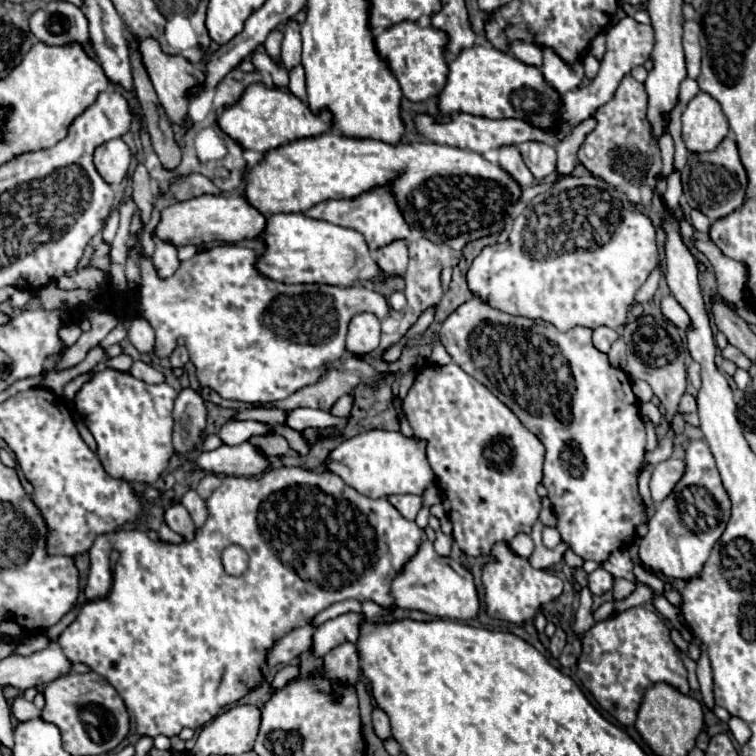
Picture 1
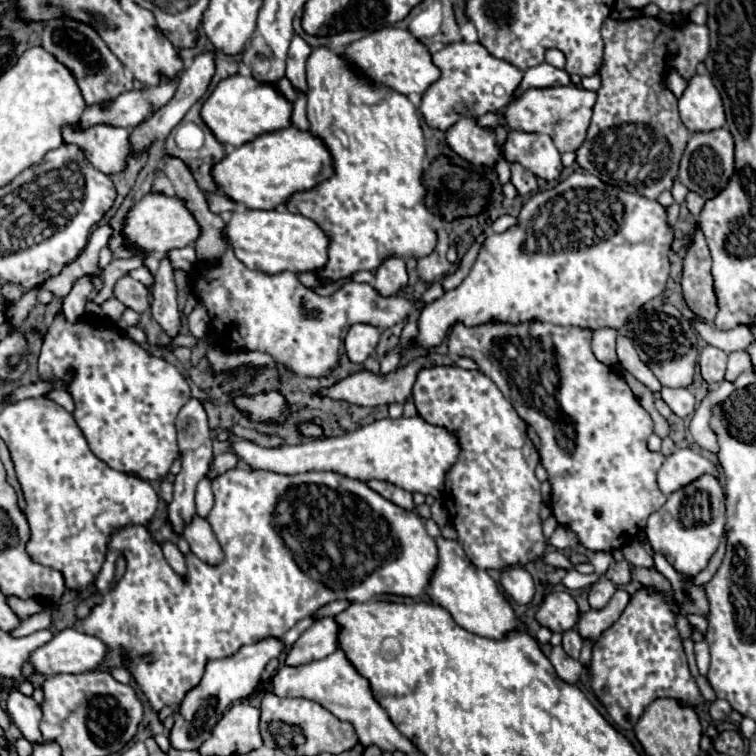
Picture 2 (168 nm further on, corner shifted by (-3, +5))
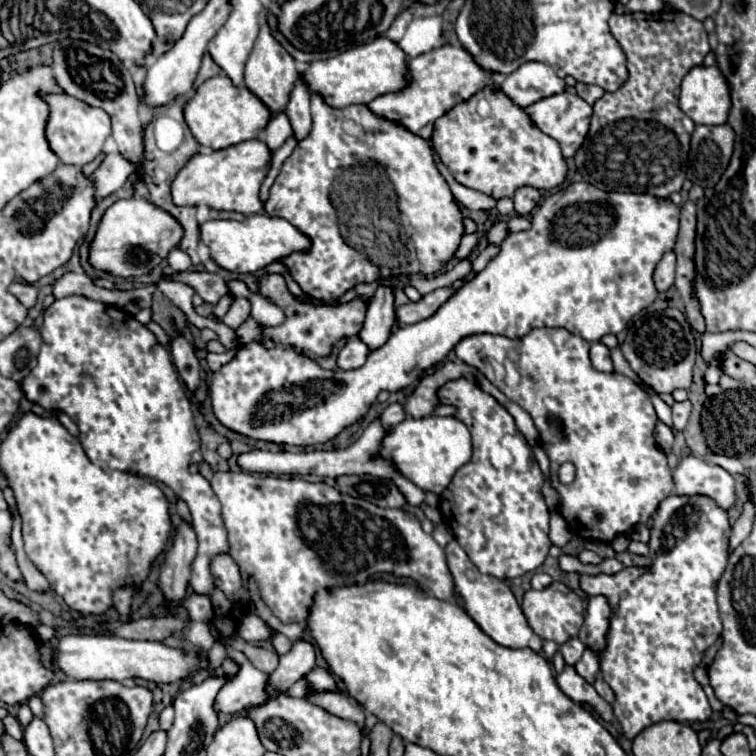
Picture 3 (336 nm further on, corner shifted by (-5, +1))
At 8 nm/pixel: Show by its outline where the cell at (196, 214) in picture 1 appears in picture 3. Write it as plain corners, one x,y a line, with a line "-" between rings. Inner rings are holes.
142,198
118,200
114,202
102,216
96,234
90,242
90,258
88,262
92,268
100,272
108,272
120,278
136,278
144,276
154,270
172,248
178,246
182,238
182,226
176,222
174,216
156,208
154,204

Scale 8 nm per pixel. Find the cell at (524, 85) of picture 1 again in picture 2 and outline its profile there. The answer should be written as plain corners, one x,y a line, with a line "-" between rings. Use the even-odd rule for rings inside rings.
454,42
432,54
432,58
442,74
422,94
420,104
420,112
424,114
426,124
432,128
448,130
450,126
454,126
454,122
458,122
460,116
482,116
486,112
496,112
518,98
516,90
522,82
522,70
502,58
494,58
480,42
-
496,86
504,88
502,96
494,94

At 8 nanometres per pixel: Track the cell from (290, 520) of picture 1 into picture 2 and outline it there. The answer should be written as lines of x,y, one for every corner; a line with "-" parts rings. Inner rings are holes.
232,468
212,480
212,492
214,508
208,514
208,522
226,554
224,562
210,566
196,560
194,552
188,552
184,556
186,576
180,576
170,568
160,544
146,526
120,528
118,554
126,556
126,574
116,588
104,594
104,600
96,604
86,618
74,624
78,632
96,636
106,644
108,654
104,656
104,666
126,668
146,696
152,712
170,706
176,714
182,698
202,680
206,662
234,656
246,644
280,638
298,620
314,614
328,602
370,602
382,594
402,598
424,594
438,562
436,542
428,536
422,518
382,498
362,480
334,472
284,476
264,470

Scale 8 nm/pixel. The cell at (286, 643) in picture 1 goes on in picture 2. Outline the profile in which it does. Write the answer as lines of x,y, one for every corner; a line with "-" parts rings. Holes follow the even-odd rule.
268,638
250,646
242,646
234,656
212,660
206,664
204,678
196,688
192,688
186,698
182,700
182,706
176,714
174,728
170,732
170,744
178,750
198,750
200,744
210,736
212,728
220,720
220,716
232,706
234,702
242,702
248,696
252,696
260,682
264,680
266,664
272,658
278,658
284,652
284,642
278,638

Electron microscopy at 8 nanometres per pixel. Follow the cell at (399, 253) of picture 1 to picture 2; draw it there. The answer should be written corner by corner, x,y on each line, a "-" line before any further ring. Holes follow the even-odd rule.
390,256
390,258
386,258
378,266
374,288
382,296
392,296
392,294
398,294
406,286
406,282
408,282
408,274
406,274
406,262
404,262
404,258

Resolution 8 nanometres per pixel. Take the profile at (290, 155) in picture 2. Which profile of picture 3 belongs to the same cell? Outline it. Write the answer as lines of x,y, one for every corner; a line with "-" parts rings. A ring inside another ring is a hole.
254,138
248,142
240,142
236,146
228,146
224,150
199,150
192,156
184,168
176,174
170,190
172,202
176,206
208,206
214,210
234,210
240,214
258,214
262,212
262,202
258,198
260,184
270,168
270,150
268,146

